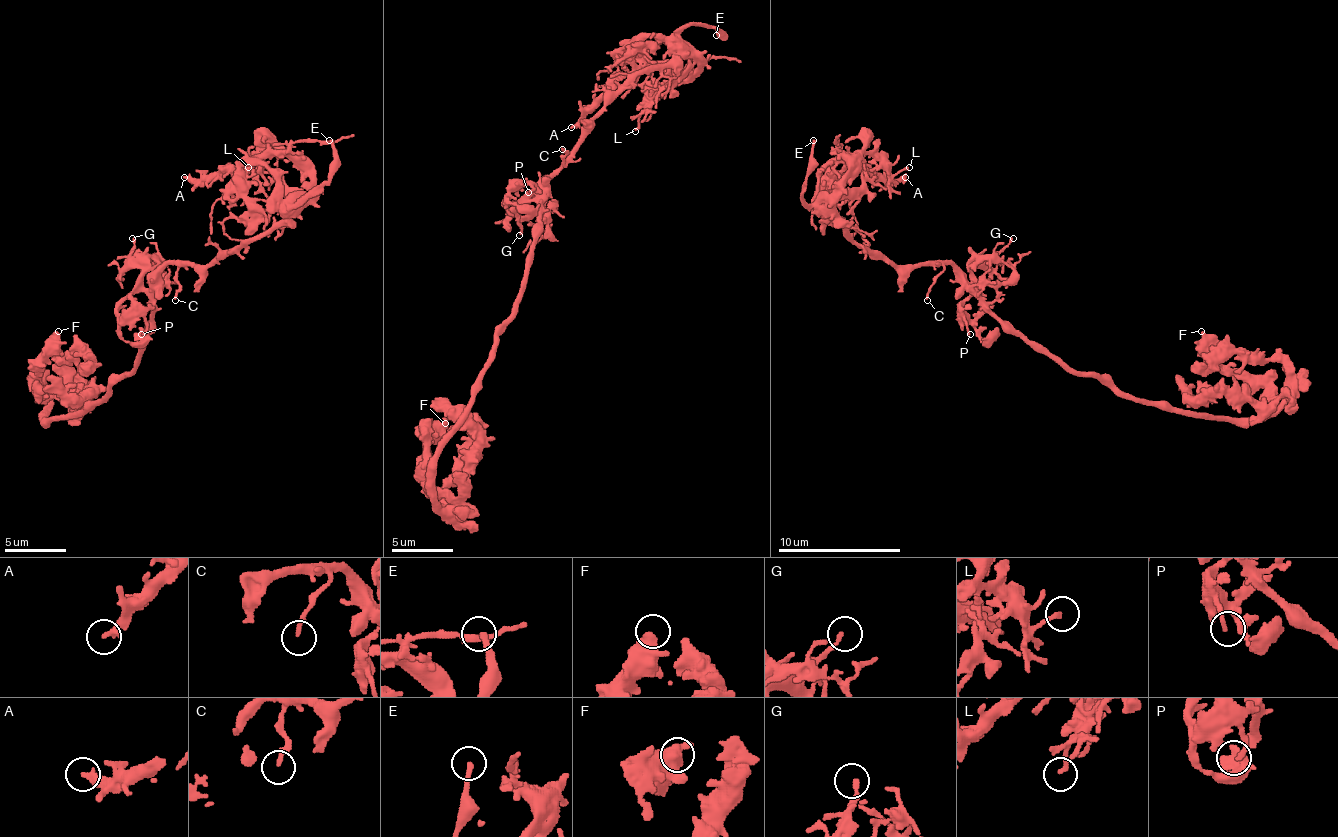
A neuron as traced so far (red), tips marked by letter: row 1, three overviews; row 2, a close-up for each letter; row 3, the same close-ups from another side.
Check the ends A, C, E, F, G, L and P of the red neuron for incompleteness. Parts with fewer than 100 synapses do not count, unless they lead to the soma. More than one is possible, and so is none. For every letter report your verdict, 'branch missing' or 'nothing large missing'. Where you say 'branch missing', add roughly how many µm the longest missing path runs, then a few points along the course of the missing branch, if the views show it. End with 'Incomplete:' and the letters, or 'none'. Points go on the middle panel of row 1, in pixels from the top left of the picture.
A: nothing large missing
C: nothing large missing
E: branch missing | 60 µm
F: nothing large missing
G: nothing large missing
L: nothing large missing
P: nothing large missing
Incomplete: E

